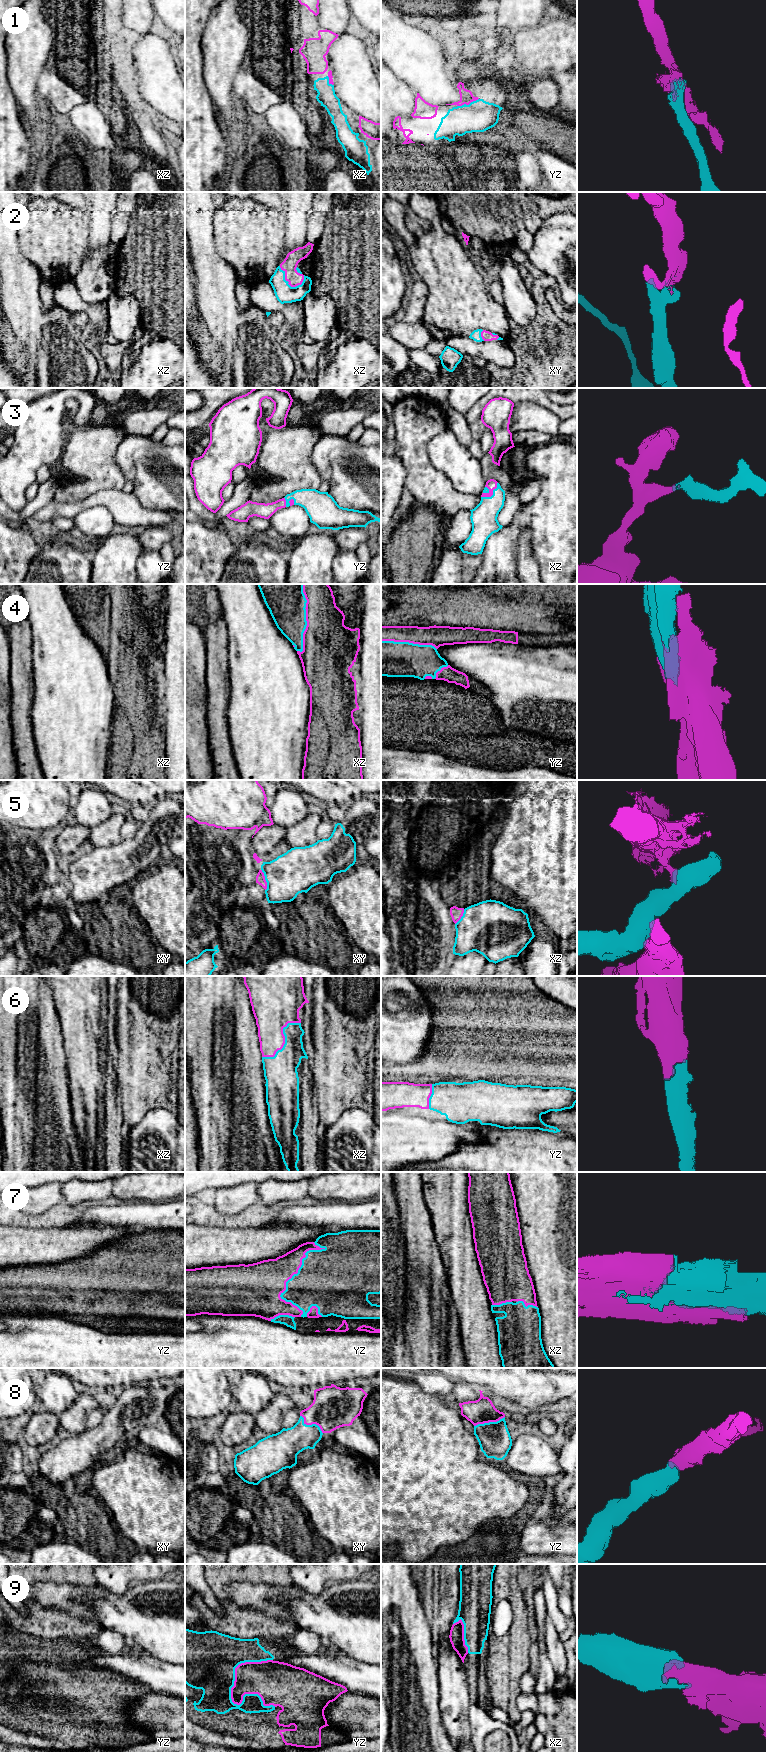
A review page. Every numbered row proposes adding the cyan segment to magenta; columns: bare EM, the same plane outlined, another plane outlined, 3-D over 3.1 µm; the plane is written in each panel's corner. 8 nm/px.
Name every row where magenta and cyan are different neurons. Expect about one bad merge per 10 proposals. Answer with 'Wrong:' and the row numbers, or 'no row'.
Wrong: 5

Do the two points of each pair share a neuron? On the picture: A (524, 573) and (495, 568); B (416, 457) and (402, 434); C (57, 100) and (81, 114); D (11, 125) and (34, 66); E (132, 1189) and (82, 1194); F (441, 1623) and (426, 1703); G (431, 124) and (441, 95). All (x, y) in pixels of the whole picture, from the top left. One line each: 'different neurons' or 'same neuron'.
A: different neurons
B: same neuron
C: different neurons
D: different neurons
E: same neuron
F: different neurons
G: different neurons

